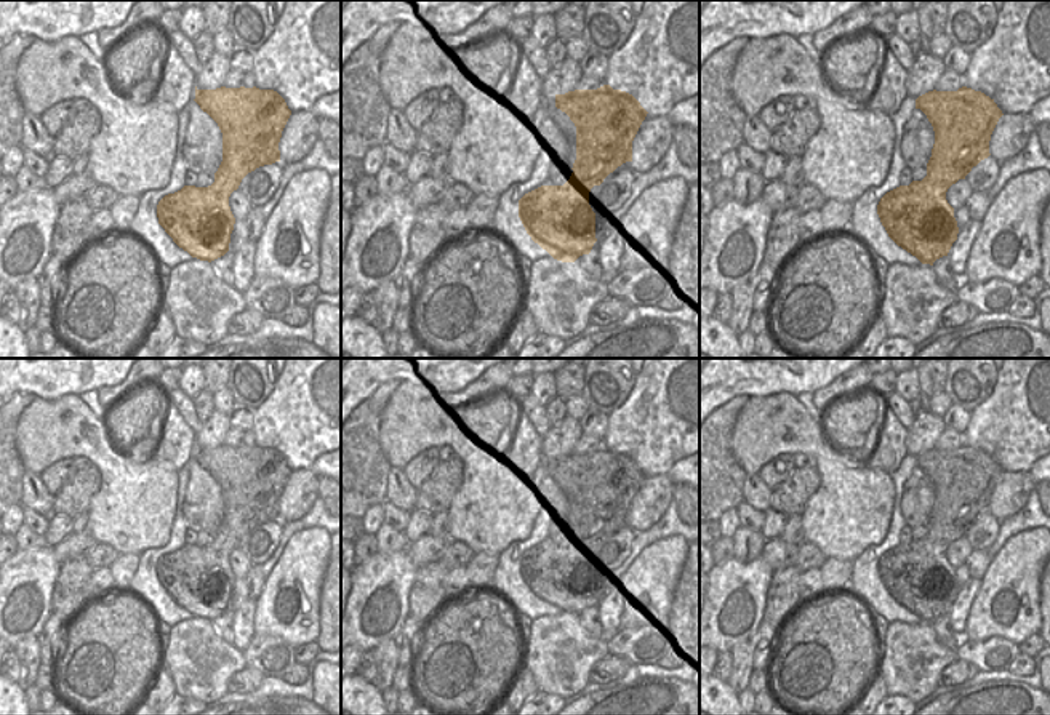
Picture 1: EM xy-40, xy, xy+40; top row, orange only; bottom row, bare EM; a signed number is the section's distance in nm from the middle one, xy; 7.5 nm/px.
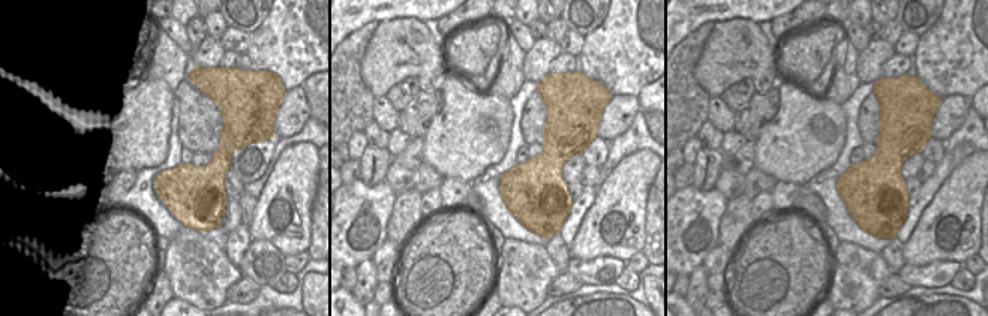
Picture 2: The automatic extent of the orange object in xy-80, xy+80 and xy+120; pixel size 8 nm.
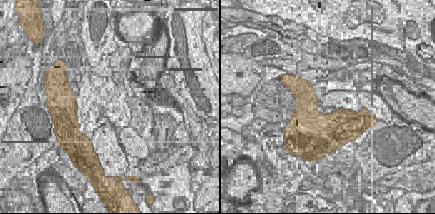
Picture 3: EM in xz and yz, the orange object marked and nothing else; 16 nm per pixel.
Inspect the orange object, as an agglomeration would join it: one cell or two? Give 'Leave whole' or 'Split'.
Leave whole.

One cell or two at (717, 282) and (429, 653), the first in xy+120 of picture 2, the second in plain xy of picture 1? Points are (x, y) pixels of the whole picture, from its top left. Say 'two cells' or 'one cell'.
two cells

